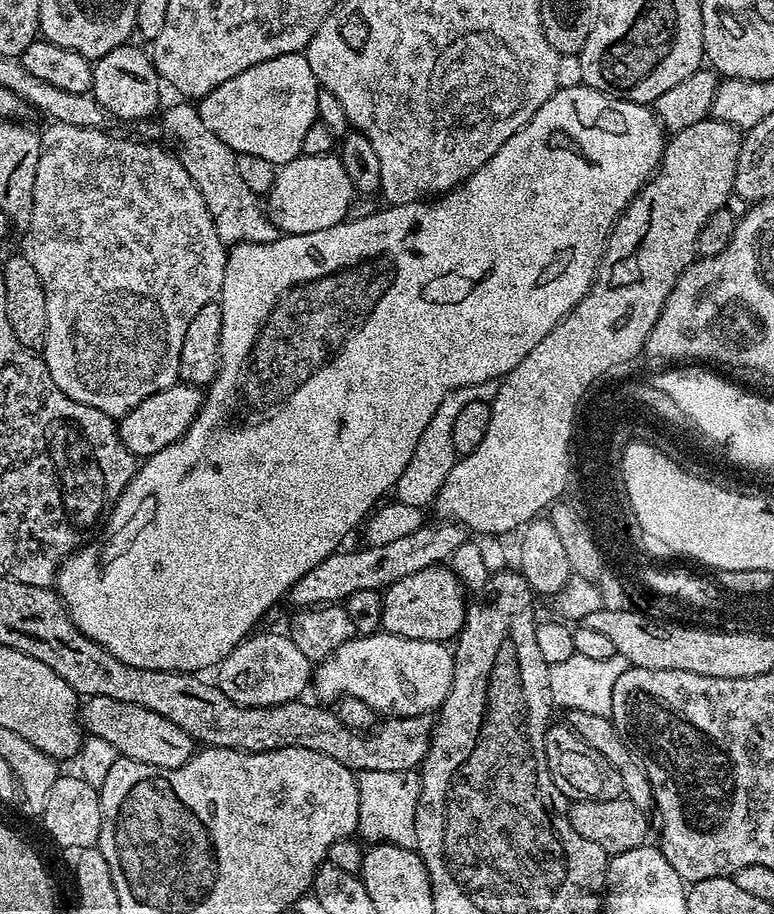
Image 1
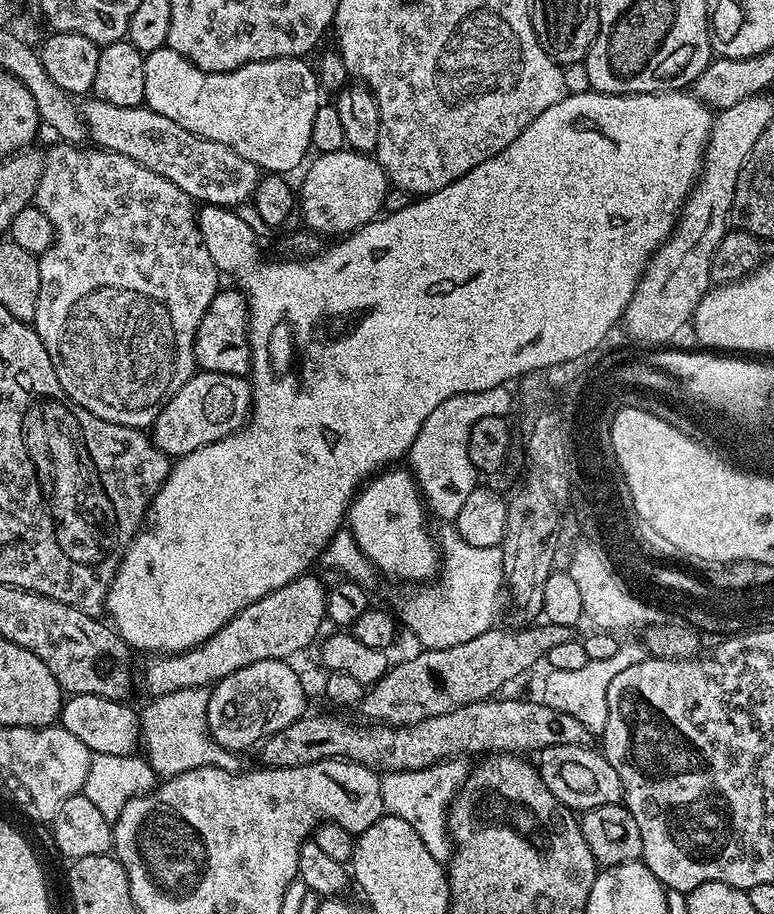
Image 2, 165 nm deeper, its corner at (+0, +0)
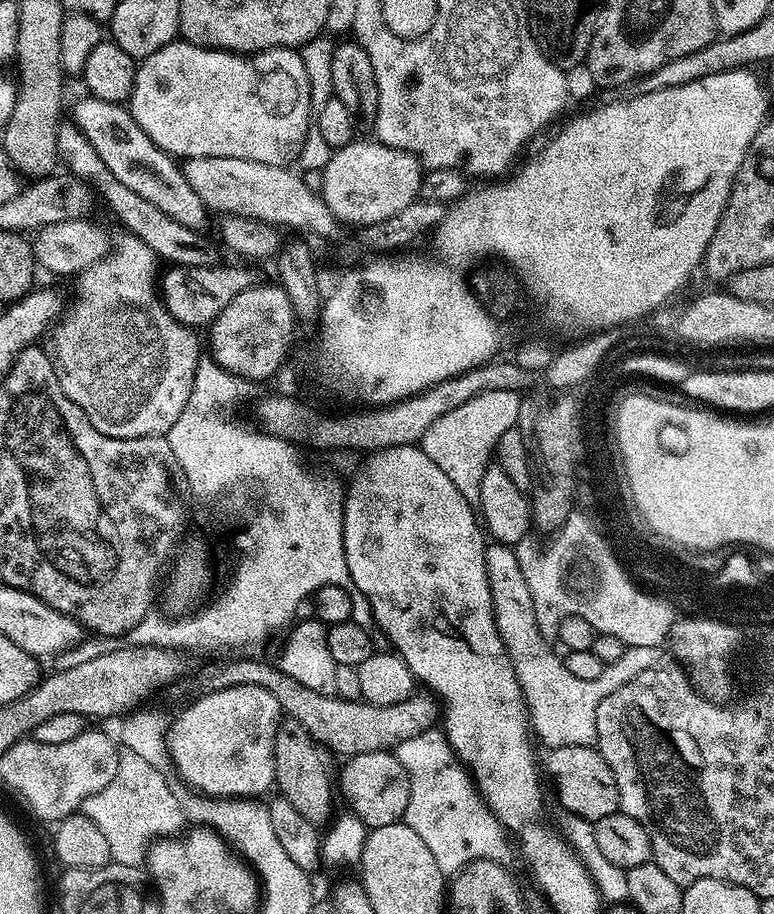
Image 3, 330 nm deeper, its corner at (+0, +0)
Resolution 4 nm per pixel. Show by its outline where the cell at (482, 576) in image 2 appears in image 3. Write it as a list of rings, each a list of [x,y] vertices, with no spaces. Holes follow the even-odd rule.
[[[489,543],[486,547],[486,570],[490,578],[496,624],[503,633],[508,657],[512,660],[516,677],[527,699],[528,717],[532,722],[535,739],[541,745],[544,743],[548,750],[558,746],[595,745],[598,706],[602,706],[602,698],[614,694],[618,686],[626,686],[630,678],[638,678],[642,670],[661,667],[665,663],[665,649],[641,644],[633,648],[625,647],[618,662],[606,664],[600,677],[585,682],[566,670],[561,653],[556,653],[548,645],[549,637],[541,632],[534,612],[534,598],[530,598],[530,586],[526,586],[522,566],[518,566],[515,547]]]

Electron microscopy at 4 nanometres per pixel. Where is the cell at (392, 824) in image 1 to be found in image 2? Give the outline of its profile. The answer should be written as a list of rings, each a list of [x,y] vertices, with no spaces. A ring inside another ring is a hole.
[[[449,758],[428,768],[385,772],[380,778],[385,813],[402,818],[402,822],[410,822],[418,838],[422,838],[426,850],[430,850],[430,854],[434,854],[434,858],[441,862],[452,858],[454,845],[448,835],[448,809],[452,807],[452,799],[464,785],[470,771],[469,765],[463,762],[460,758]]]

